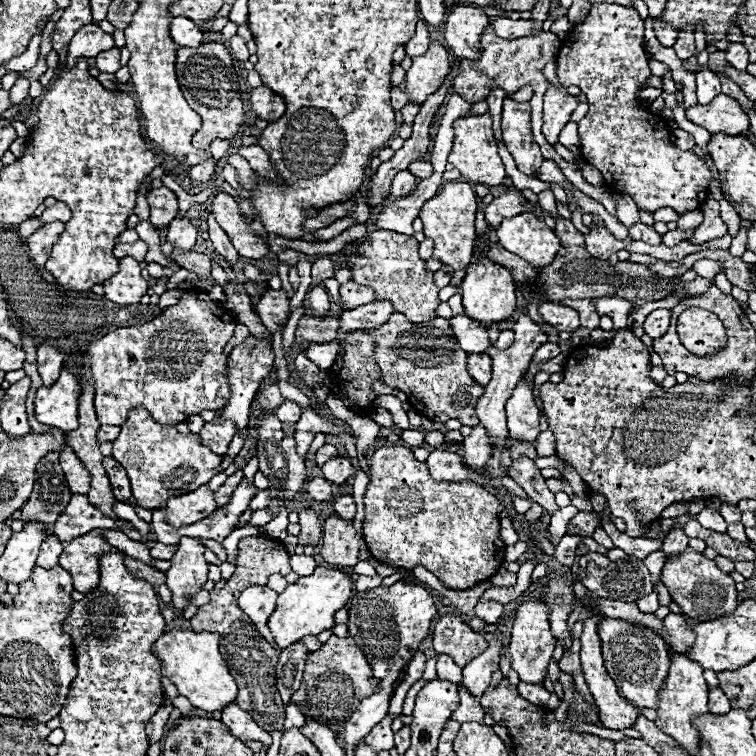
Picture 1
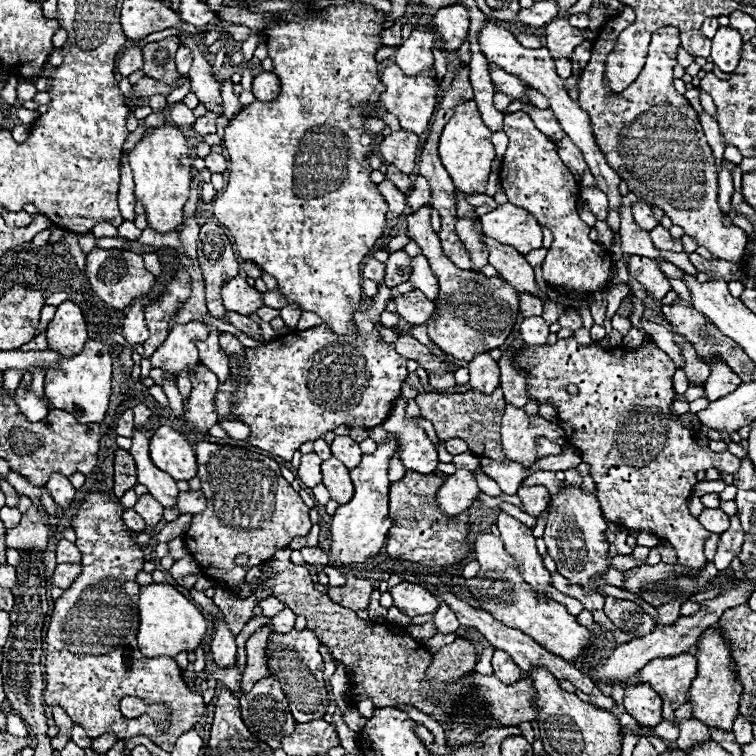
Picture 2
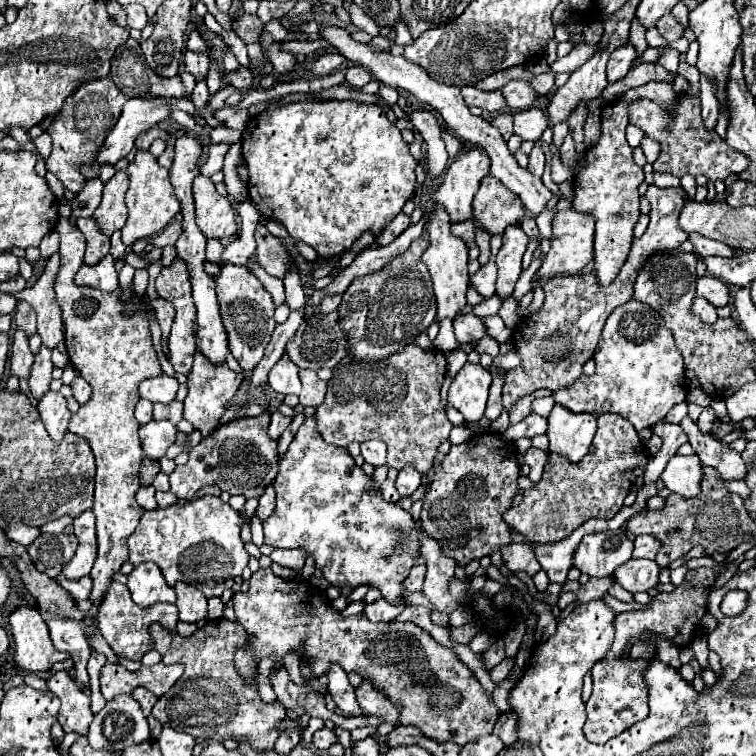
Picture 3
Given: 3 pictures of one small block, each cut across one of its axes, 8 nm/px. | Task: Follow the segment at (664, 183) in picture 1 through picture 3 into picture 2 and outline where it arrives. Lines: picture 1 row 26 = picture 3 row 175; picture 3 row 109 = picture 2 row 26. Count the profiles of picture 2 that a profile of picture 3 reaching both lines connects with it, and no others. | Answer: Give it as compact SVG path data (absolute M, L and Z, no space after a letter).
M624 6L622 12L616 18L610 18L604 24L604 30L598 34L594 46L592 46L592 56L582 70L578 78L578 88L580 88L580 106L590 114L592 126L594 126L594 136L598 140L598 146L602 148L608 164L616 170L616 174L626 180L630 192L640 196L642 200L650 202L652 206L658 206L664 210L664 214L676 224L682 226L688 236L698 240L698 246L704 246L714 258L734 262L738 266L744 264L744 248L748 242L748 236L742 228L738 226L724 226L722 218L724 212L718 206L718 166L716 158L706 142L706 136L702 132L702 126L698 122L696 110L690 106L690 102L678 94L672 86L672 68L676 64L676 52L680 46L680 30L674 26L662 26L658 32L652 34L650 40L650 50L646 64L640 72L640 76L620 94L612 94L606 84L604 84L604 64L606 56L614 50L614 44L618 40L618 34L628 28L634 22L634 10L630 6Z

